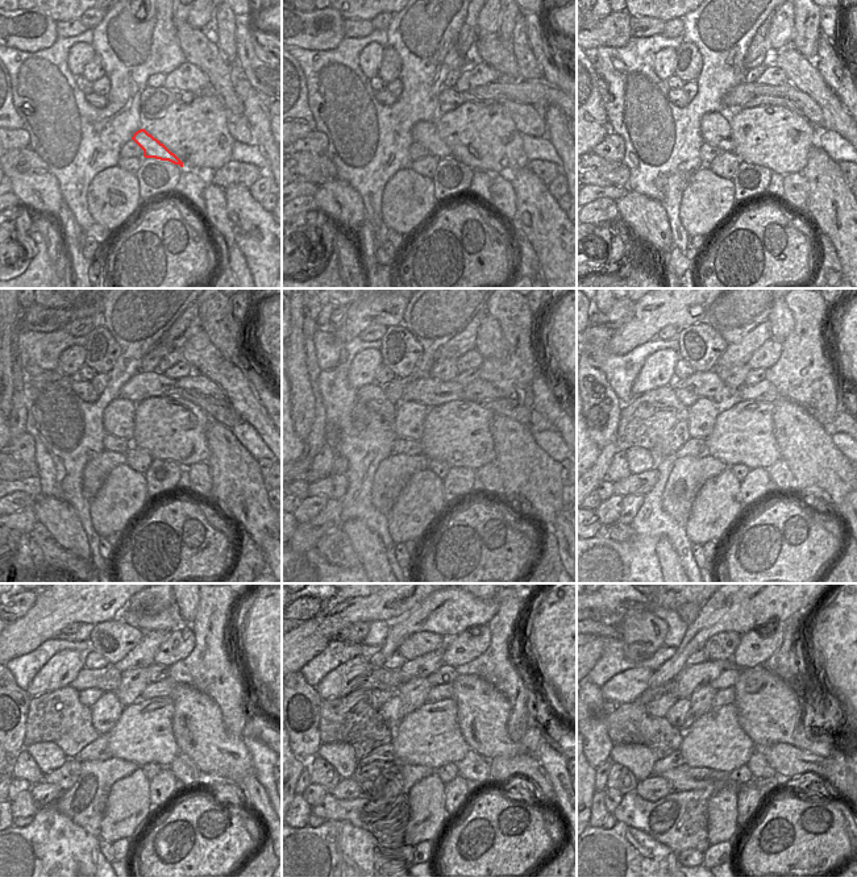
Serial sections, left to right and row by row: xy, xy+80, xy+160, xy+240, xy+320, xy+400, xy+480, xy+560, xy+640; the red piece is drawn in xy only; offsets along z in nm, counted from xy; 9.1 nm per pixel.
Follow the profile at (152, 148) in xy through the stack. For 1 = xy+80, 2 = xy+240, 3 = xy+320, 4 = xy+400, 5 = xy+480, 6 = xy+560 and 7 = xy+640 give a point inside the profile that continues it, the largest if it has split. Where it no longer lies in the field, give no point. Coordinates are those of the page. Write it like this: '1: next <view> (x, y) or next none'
1: next xy+80 (424, 132)
2: next xy+240 (120, 414)
3: next xy+320 (410, 416)
4: next xy+400 (702, 415)
5: next xy+480 (105, 711)
6: next xy+560 (390, 715)
7: next xy+640 (677, 714)

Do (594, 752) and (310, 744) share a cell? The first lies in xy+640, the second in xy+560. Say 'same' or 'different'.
same

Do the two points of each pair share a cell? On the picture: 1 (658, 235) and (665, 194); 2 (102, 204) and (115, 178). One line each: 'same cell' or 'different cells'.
1: different cells
2: same cell

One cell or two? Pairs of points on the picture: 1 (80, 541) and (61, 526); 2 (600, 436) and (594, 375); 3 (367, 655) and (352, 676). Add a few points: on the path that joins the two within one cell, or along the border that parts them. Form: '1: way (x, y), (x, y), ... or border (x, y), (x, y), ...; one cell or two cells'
1: way (75, 540), (66, 531); one cell
2: way (608, 420), (612, 400), (607, 394), (607, 389); one cell
3: border (370, 663), (350, 660), (342, 663), (335, 670); two cells

